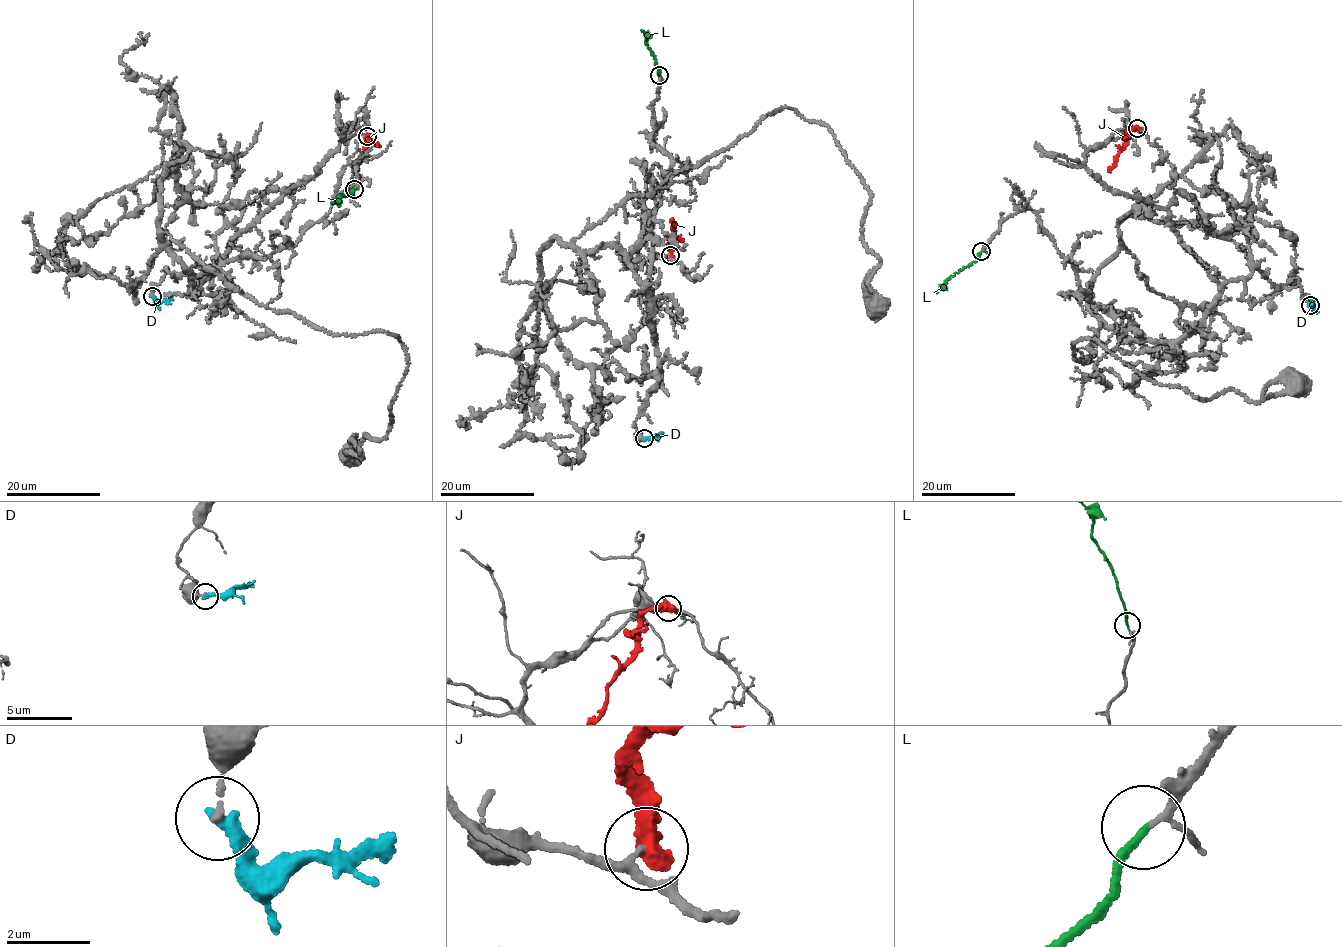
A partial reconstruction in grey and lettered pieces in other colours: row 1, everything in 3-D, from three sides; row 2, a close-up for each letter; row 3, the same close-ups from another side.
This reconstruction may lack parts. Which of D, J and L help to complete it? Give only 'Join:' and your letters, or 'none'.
Join: L

